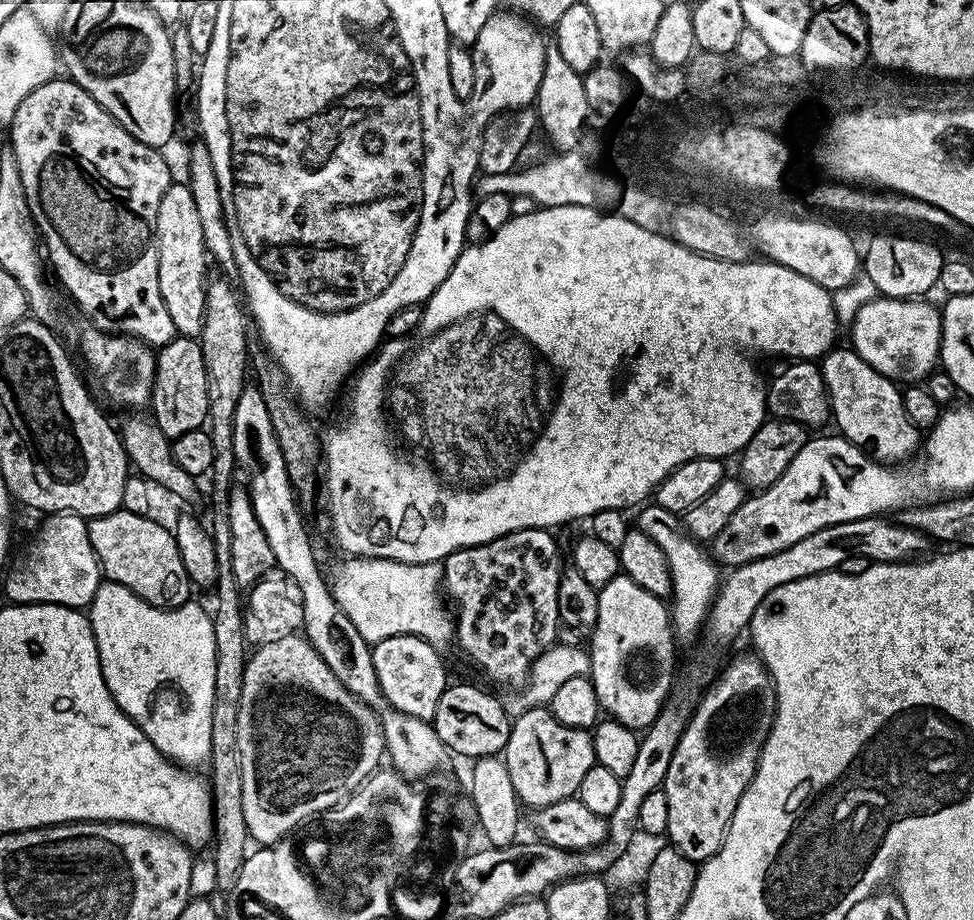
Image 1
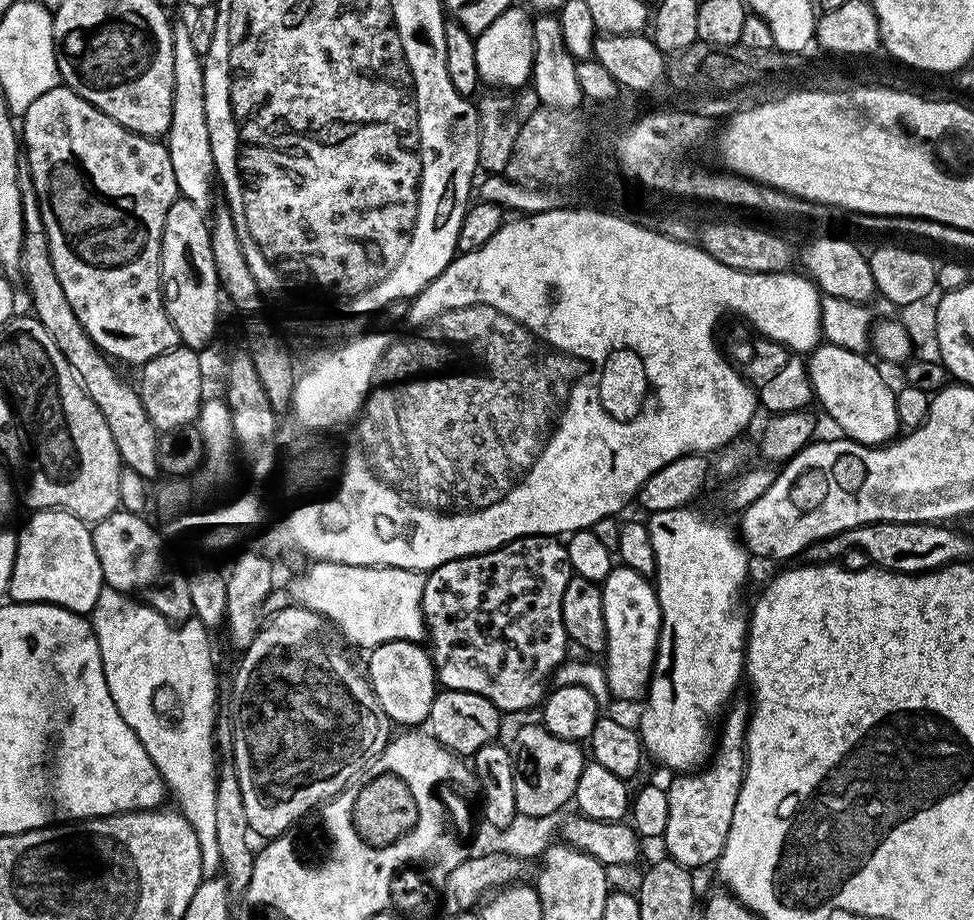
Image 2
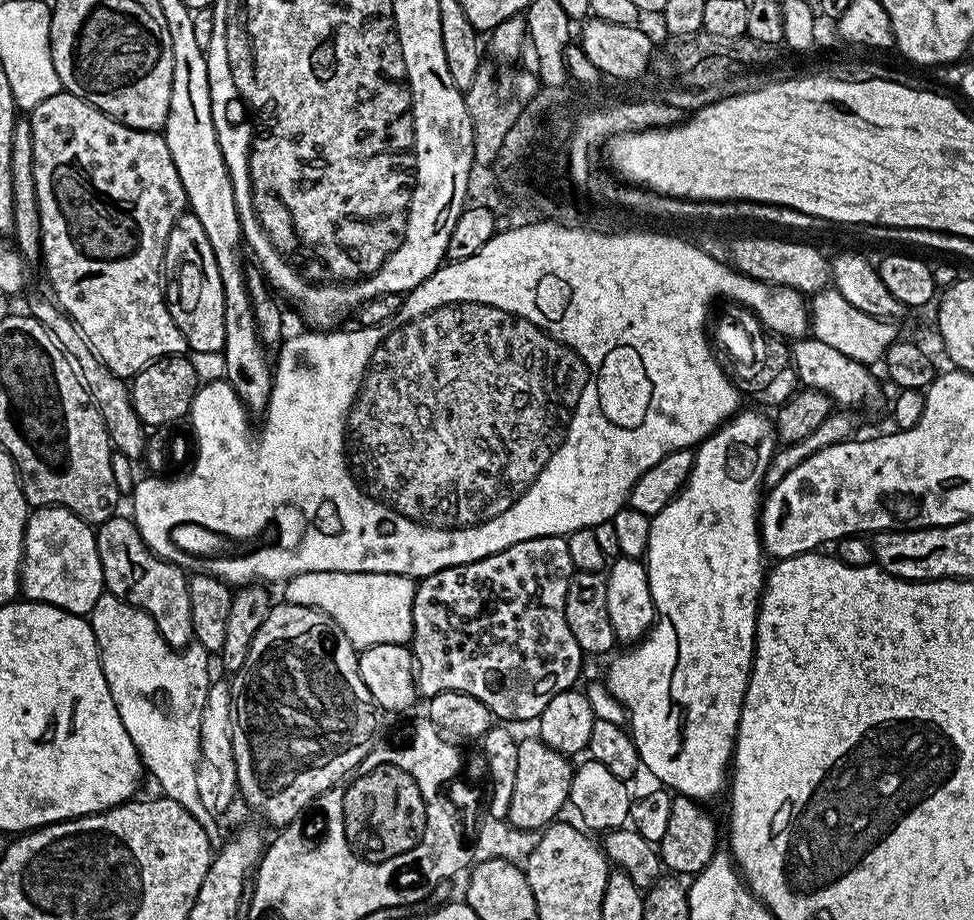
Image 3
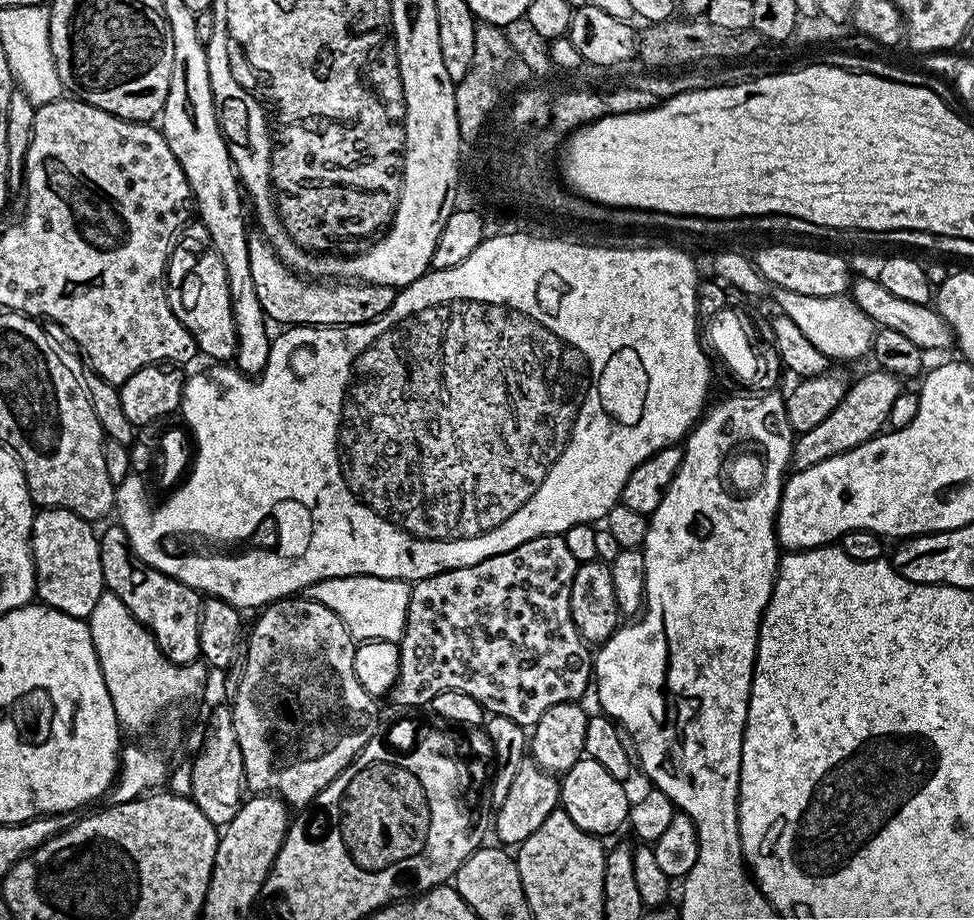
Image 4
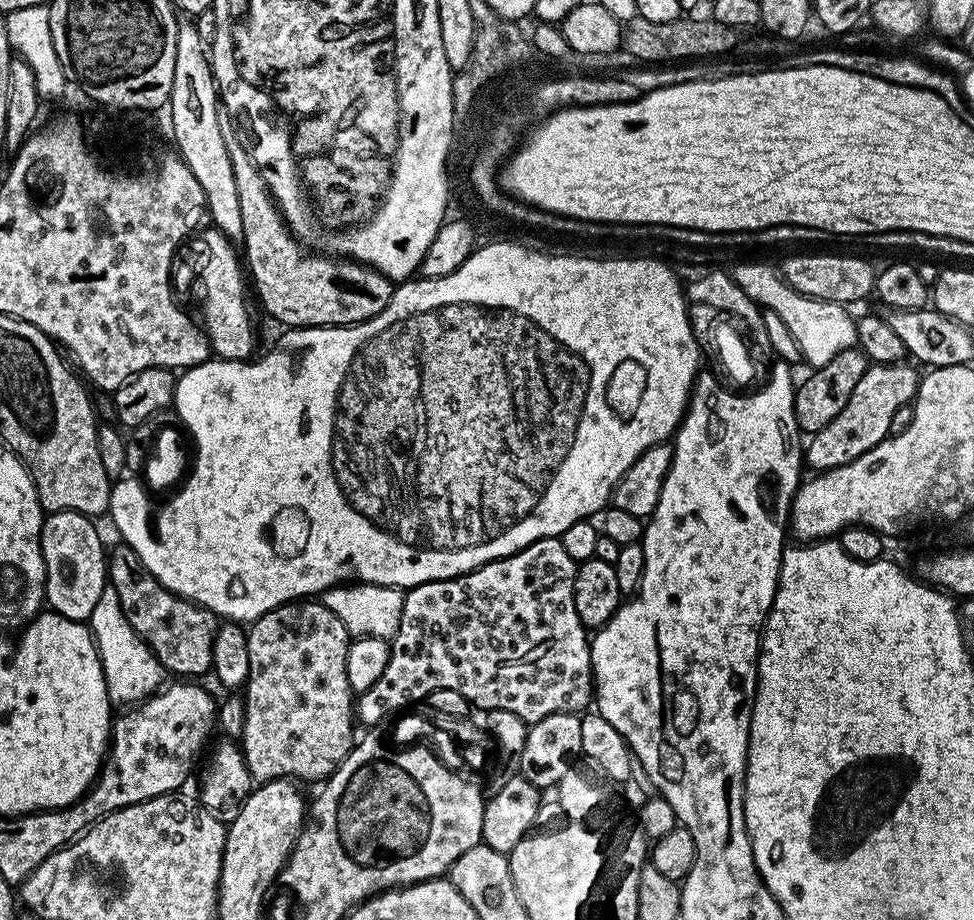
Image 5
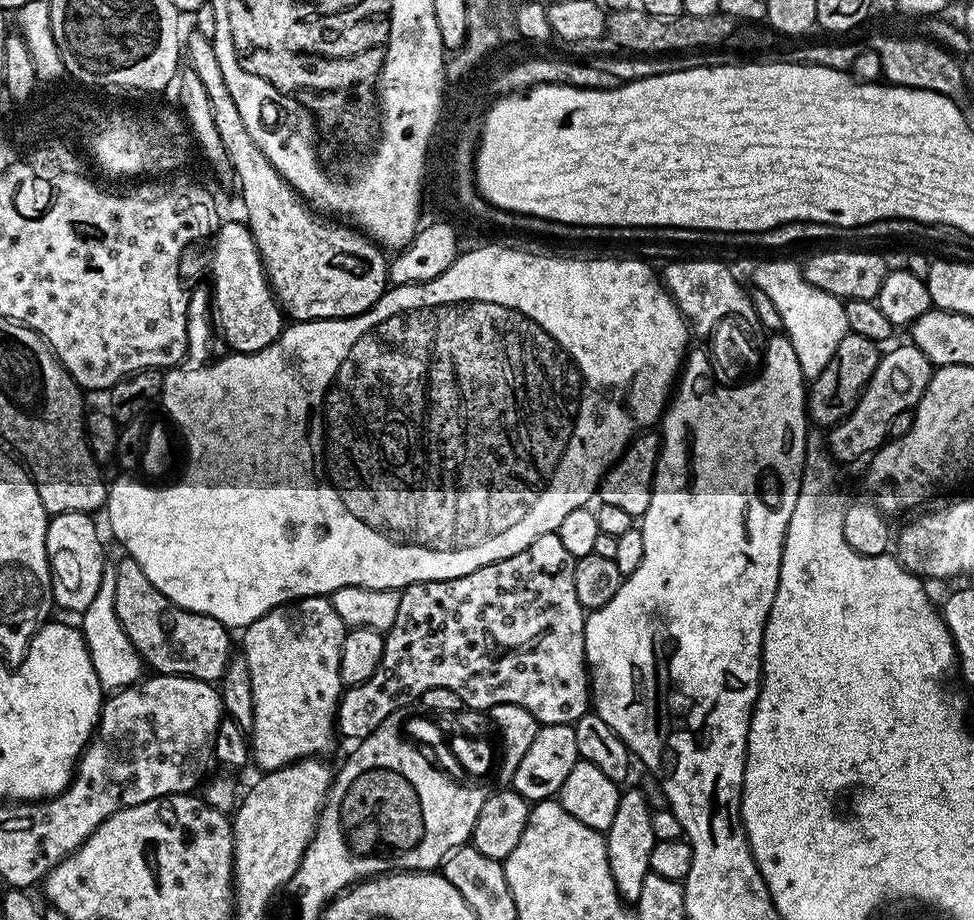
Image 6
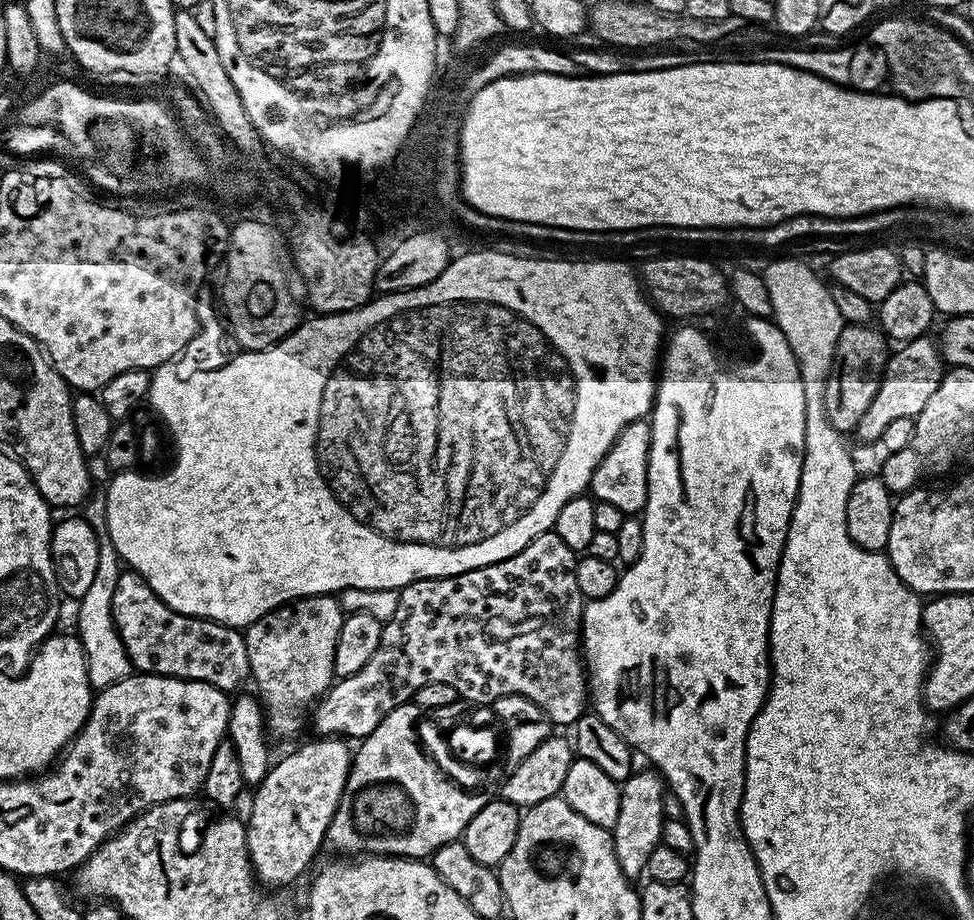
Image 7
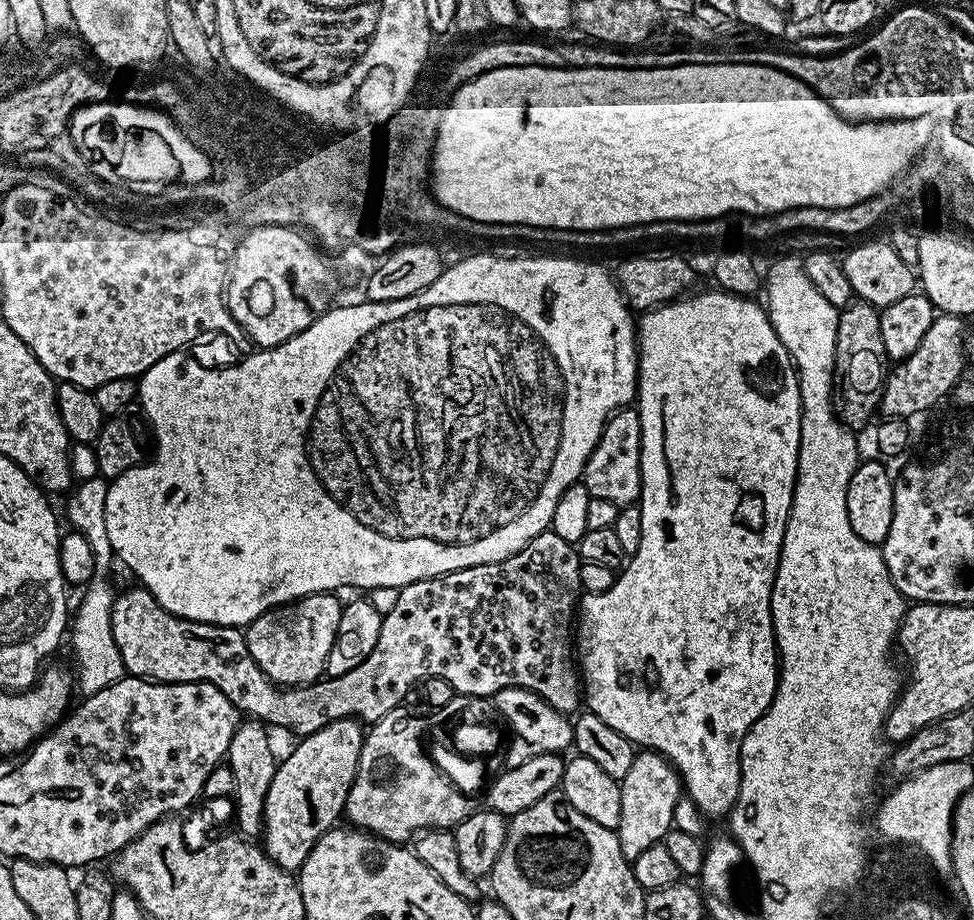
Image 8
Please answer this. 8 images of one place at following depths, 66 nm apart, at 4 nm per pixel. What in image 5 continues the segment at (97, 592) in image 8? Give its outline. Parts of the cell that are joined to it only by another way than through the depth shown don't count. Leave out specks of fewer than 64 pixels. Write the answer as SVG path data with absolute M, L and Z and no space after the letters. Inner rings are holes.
M111 586L102 590L102 596L94 606L90 631L92 639L96 641L96 653L99 654L102 662L108 698L113 705L135 705L141 700L148 699L165 683L166 670L158 662L156 655L146 646L144 639L132 629L130 622L126 622L126 614L122 614L118 594Z

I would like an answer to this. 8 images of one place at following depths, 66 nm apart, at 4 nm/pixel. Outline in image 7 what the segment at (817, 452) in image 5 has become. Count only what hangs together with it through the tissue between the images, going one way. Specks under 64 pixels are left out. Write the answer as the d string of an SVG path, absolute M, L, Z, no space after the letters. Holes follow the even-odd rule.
M925 334L919 336L918 339L905 341L899 347L901 349L898 351L895 349L885 361L875 398L870 402L866 413L862 414L856 429L856 436L859 436L862 441L872 442L872 444L879 443L883 431L895 419L906 417L915 419L941 384L946 366L937 343L929 338L930 336Z

